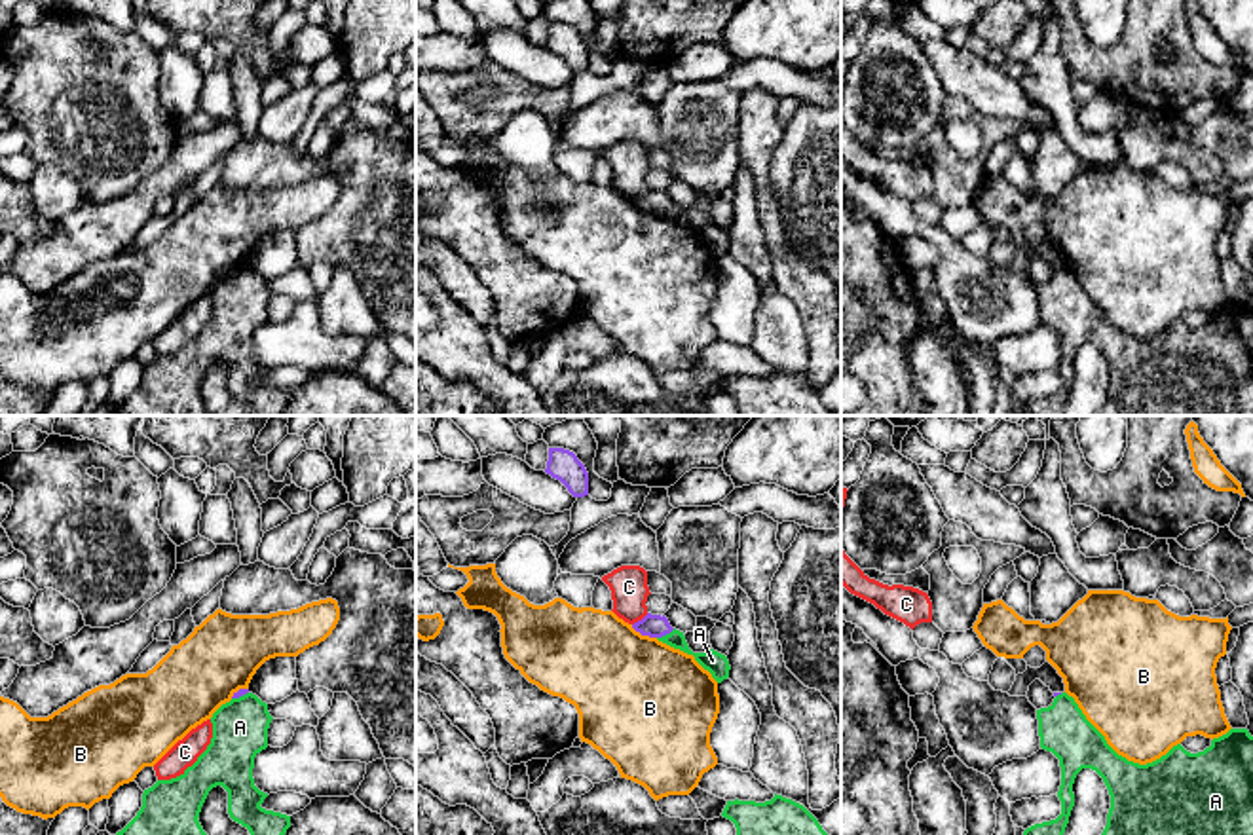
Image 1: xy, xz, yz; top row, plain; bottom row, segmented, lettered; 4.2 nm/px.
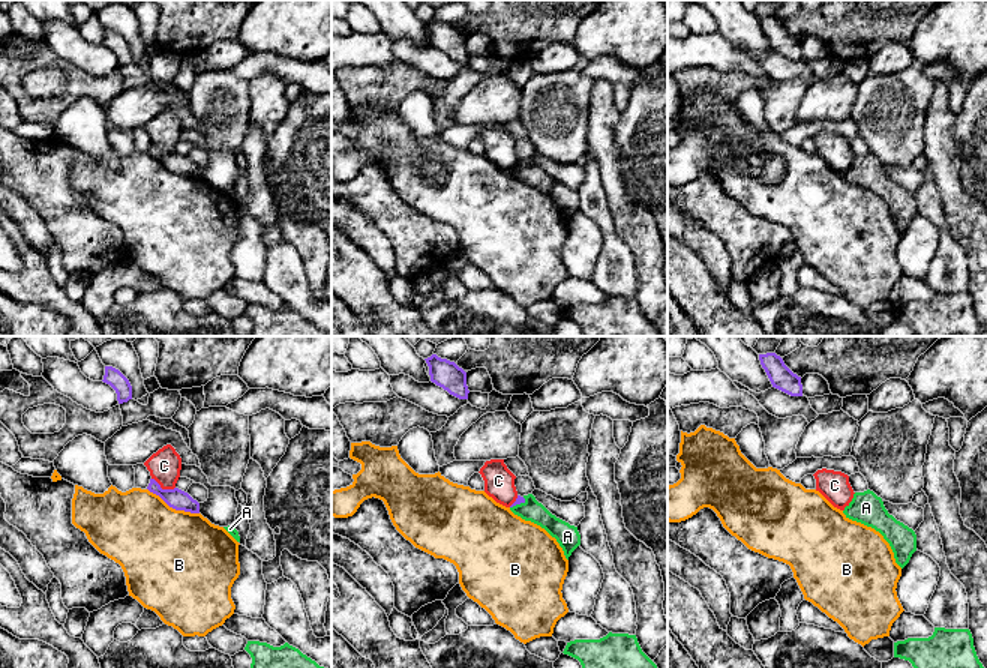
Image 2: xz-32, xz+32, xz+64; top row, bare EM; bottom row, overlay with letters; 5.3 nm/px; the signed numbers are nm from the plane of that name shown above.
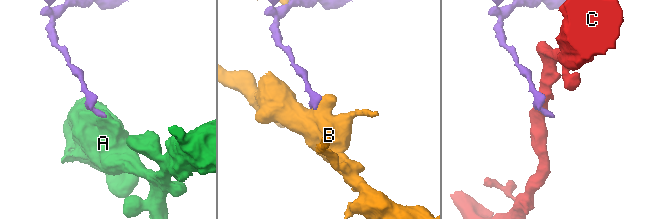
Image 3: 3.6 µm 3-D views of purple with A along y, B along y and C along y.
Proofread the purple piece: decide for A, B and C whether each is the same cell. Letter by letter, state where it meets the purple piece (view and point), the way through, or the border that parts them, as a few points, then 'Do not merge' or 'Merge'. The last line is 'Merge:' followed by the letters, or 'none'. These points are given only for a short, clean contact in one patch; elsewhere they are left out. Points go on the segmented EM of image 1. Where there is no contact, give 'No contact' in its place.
A: Touches purple at xz (665, 634). Boundary: xz (674, 629), (657, 638). Do not merge
B: Touches purple at xz (644, 634). Do not merge
C: Touches purple at xz (642, 619). Boundary: xz (648, 613), (633, 625). Do not merge
Merge: none

